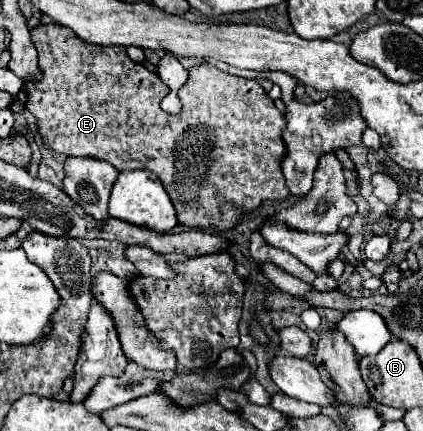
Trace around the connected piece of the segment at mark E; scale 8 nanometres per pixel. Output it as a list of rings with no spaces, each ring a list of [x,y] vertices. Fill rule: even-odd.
[[[55,23],[35,27],[31,31],[31,39],[33,39],[33,45],[35,45],[37,53],[39,53],[39,67],[43,71],[43,79],[39,83],[29,83],[27,85],[27,105],[25,107],[37,117],[37,125],[39,125],[39,133],[43,137],[43,143],[49,149],[53,149],[55,153],[61,153],[65,157],[95,157],[95,159],[111,163],[117,171],[127,171],[127,169],[149,169],[149,171],[153,171],[161,179],[167,195],[171,197],[171,203],[173,203],[173,207],[177,211],[179,225],[185,227],[185,229],[187,227],[203,227],[201,223],[207,223],[207,227],[211,227],[215,231],[227,231],[227,229],[235,227],[235,223],[243,217],[243,213],[249,213],[249,211],[257,209],[263,201],[267,201],[267,199],[281,201],[281,199],[285,199],[289,195],[285,179],[283,179],[283,173],[281,173],[281,159],[283,159],[283,141],[281,141],[283,113],[275,107],[275,103],[269,99],[267,91],[257,81],[223,73],[221,69],[217,69],[211,63],[201,63],[201,65],[189,69],[189,79],[179,89],[179,99],[183,103],[181,113],[179,115],[169,115],[169,113],[165,113],[159,107],[161,99],[169,93],[169,87],[159,79],[159,75],[151,73],[145,65],[133,63],[127,57],[125,47],[101,47],[101,45],[87,43],[87,41],[79,39],[69,27],[59,27]]]

